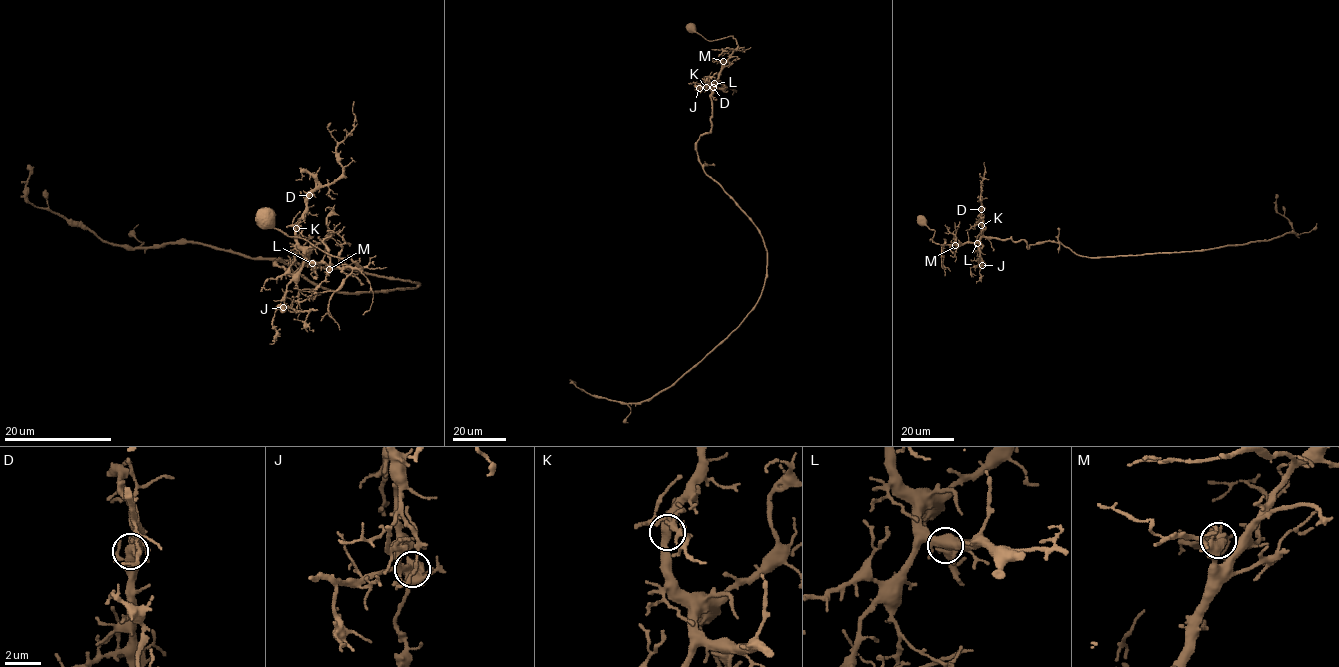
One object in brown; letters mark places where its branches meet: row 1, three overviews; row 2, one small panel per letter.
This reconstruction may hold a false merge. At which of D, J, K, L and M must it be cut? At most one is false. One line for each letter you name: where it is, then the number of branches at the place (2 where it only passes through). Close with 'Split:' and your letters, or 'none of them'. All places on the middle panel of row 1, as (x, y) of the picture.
J: Place: (699, 88). Branches: 5
Split: J

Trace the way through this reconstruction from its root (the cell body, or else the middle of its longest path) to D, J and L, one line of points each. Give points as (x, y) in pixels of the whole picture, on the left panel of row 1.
D: (266, 217), (289, 236), (360, 266), (332, 267), (305, 256), (296, 221), (309, 195)
J: (266, 217), (289, 236), (307, 239), (332, 255), (350, 256), (360, 266), (305, 262), (286, 286), (282, 308)
L: (266, 217), (289, 236), (307, 239), (332, 255), (350, 256), (360, 266), (332, 267), (325, 263), (312, 263)

